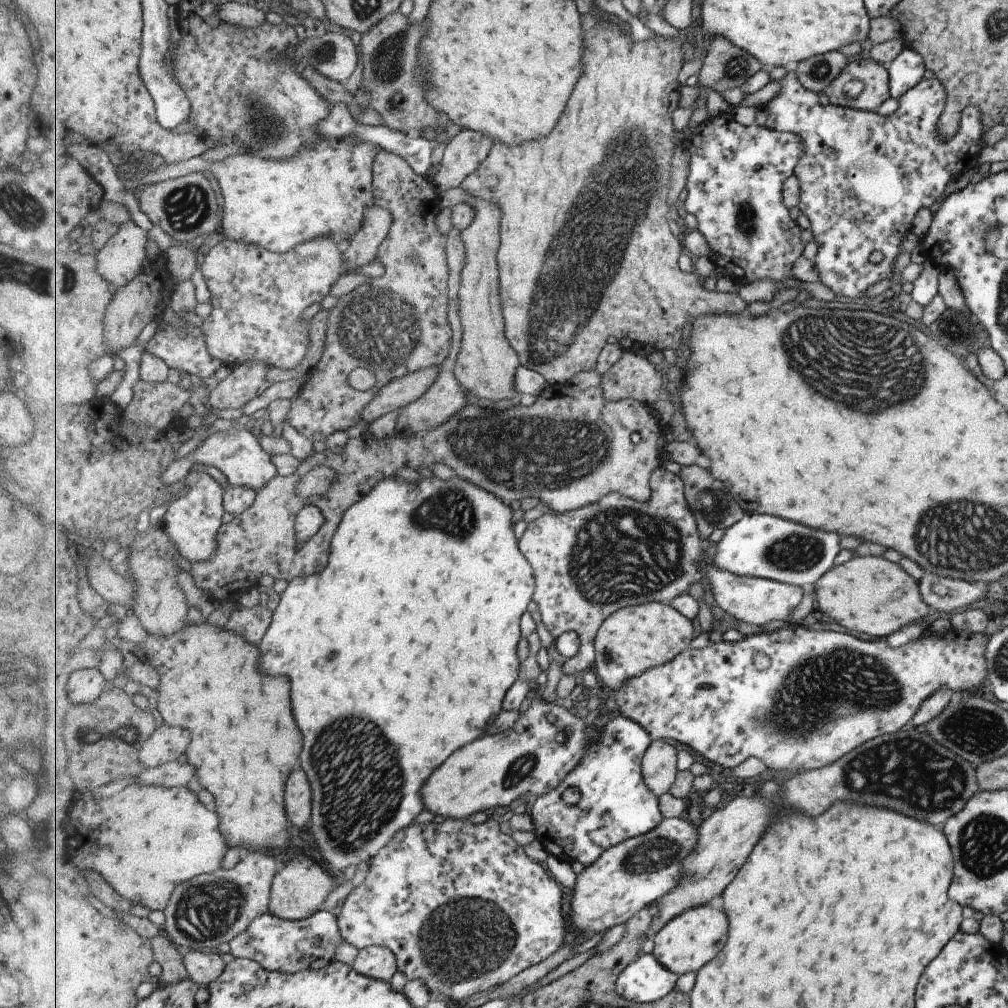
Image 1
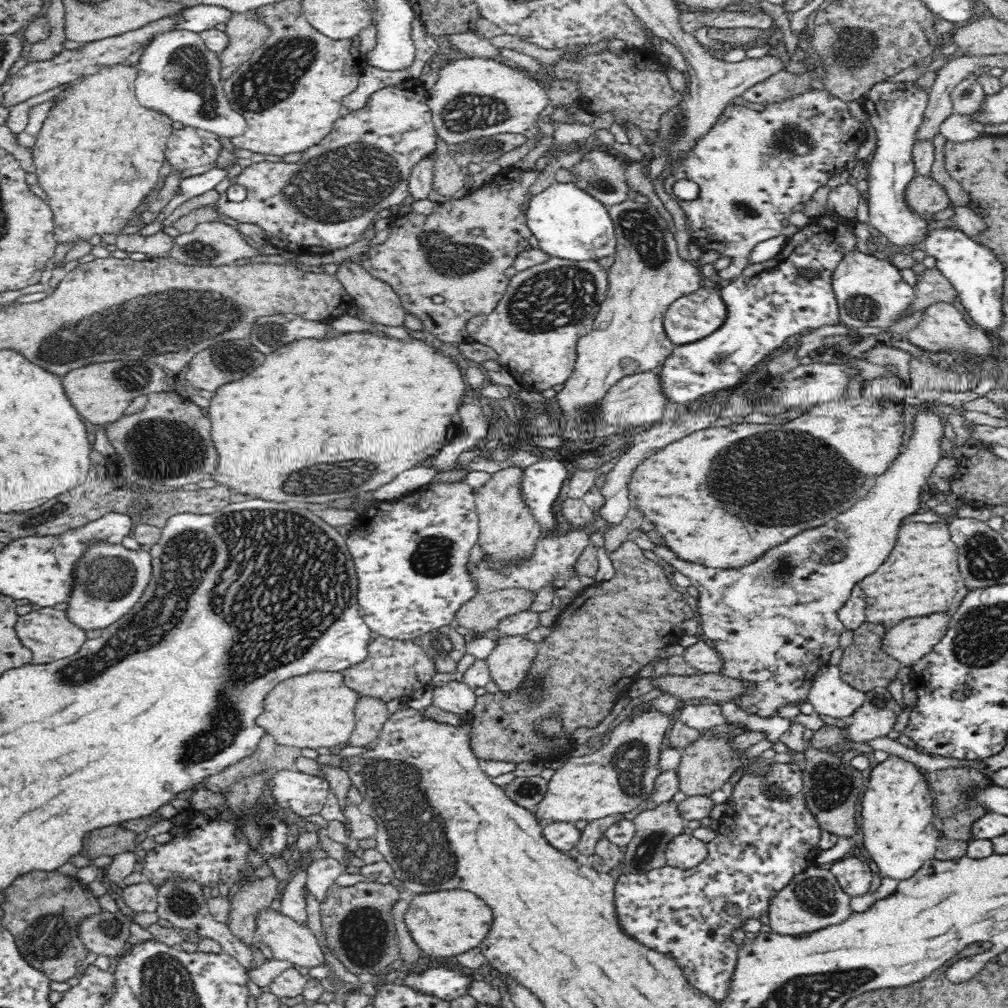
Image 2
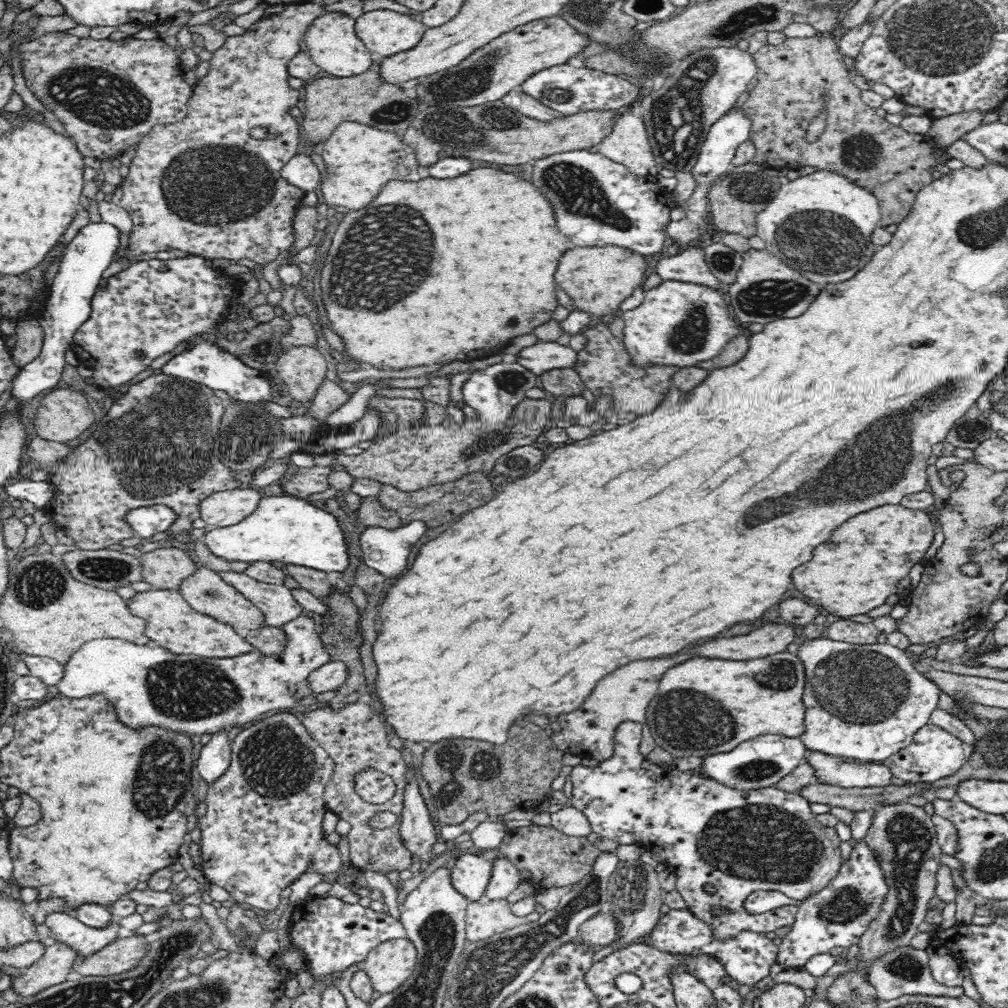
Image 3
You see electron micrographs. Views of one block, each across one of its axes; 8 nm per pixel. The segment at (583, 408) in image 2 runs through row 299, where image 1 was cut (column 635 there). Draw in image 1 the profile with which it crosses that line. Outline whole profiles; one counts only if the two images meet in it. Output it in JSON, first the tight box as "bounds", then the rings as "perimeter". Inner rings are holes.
{"bounds":[596,602,695,692],"perimeter":[[[645,602],[645,604],[635,604],[635,606],[625,606],[617,612],[613,612],[599,630],[596,640],[596,674],[601,679],[601,685],[610,692],[619,690],[625,684],[629,684],[629,679],[637,678],[645,670],[663,666],[668,662],[675,661],[684,650],[691,647],[691,642],[695,638],[695,626],[689,618],[683,616],[679,610],[673,606],[662,602]]]}

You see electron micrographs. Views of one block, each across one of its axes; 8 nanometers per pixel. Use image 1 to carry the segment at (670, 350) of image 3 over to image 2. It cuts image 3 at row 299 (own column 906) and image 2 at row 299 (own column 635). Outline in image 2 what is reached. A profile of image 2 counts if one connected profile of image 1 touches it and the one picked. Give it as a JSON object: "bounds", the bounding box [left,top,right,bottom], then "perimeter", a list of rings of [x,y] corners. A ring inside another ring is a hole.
{"bounds":[663,287,726,345],"perimeter":[[[700,287],[688,296],[681,296],[667,309],[663,318],[663,328],[668,339],[676,345],[691,344],[707,338],[710,333],[722,327],[726,320],[726,305],[722,302],[719,291],[712,287]]]}

